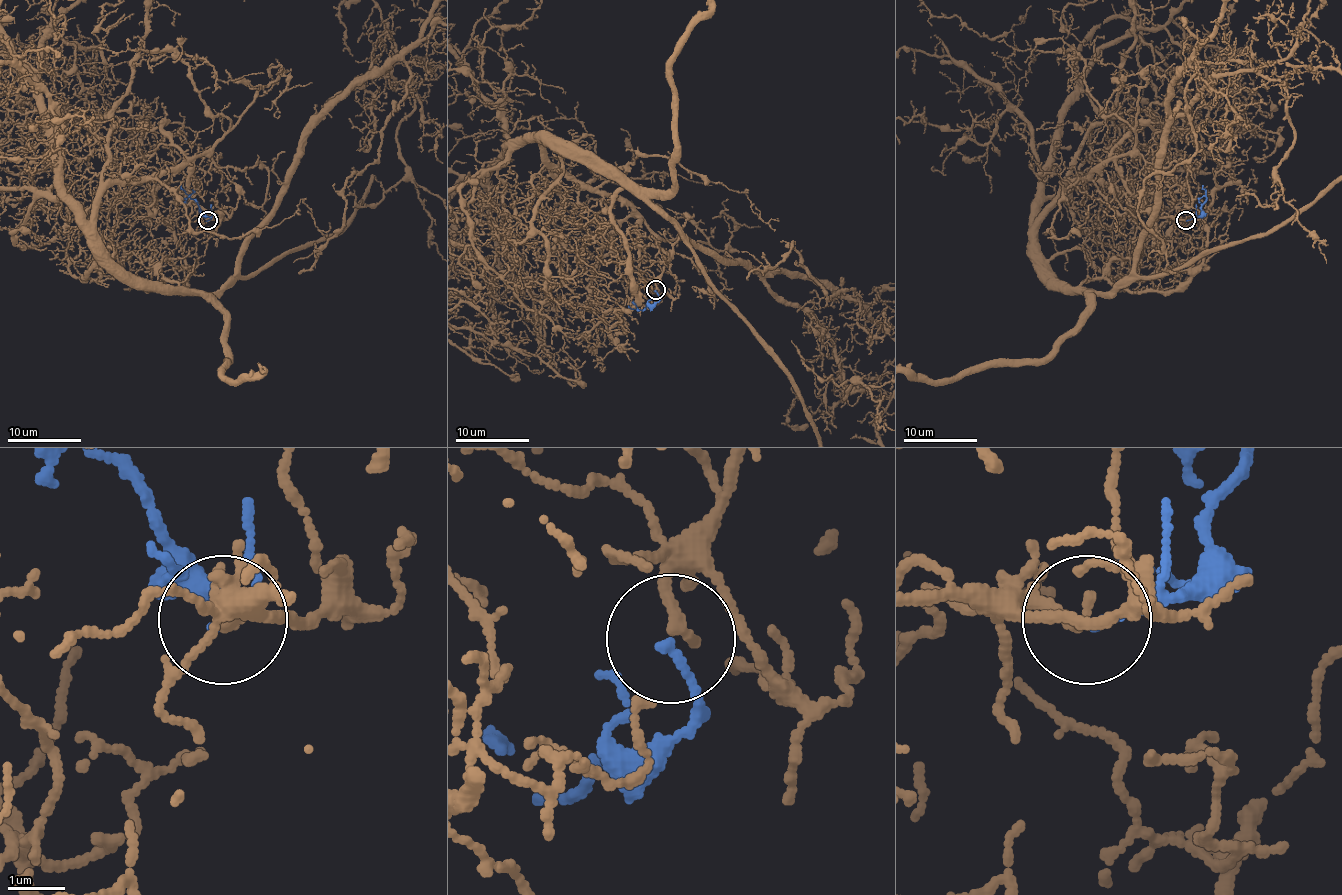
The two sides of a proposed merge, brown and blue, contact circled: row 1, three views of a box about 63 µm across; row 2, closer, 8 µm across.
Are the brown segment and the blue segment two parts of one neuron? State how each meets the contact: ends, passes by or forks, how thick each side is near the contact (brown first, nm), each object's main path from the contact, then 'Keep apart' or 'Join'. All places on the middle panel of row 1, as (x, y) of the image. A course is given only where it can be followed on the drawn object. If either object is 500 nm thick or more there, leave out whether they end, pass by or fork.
At the ring brown passes by. At the ring blue ends. Thickness 170 nm (brown) against 150 nm. Course of brown: (655, 289), (668, 256), (635, 212), (560, 174), (543, 141), (664, 214), (783, 372). Course of blue: (655, 289), (657, 302), (642, 309), (628, 306). Join

